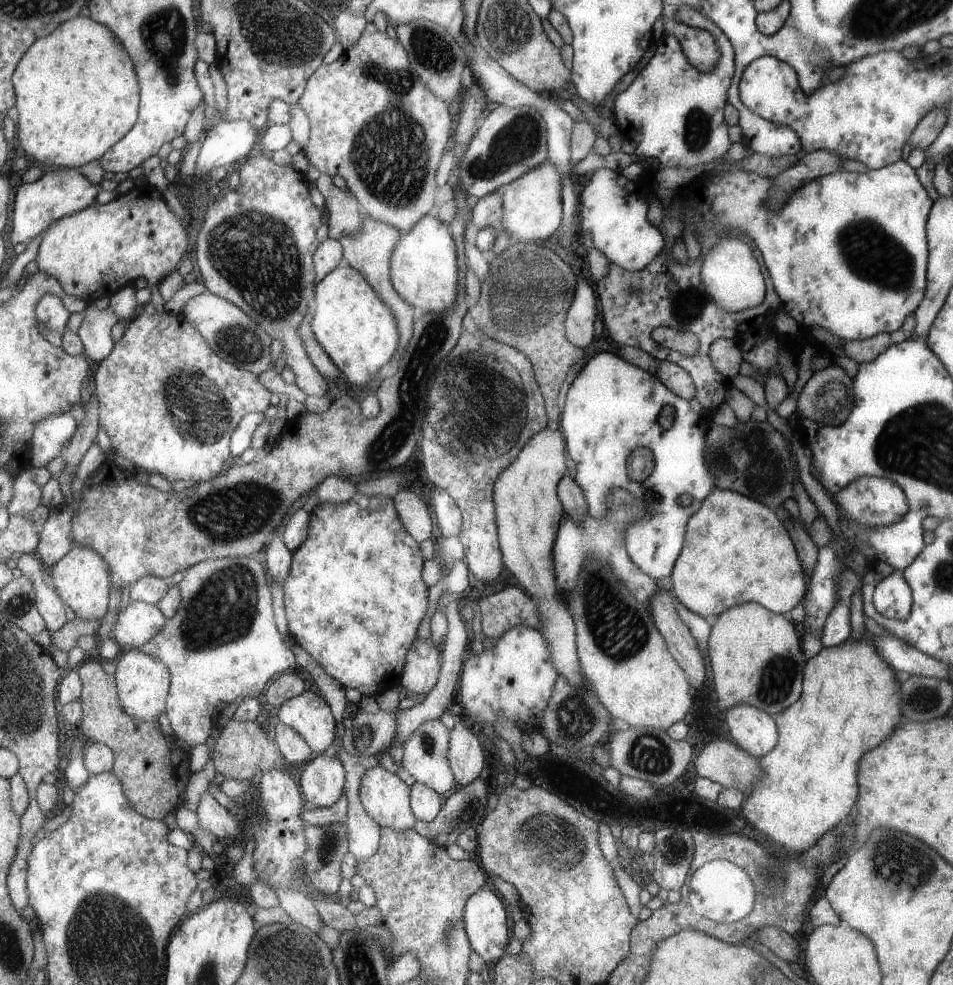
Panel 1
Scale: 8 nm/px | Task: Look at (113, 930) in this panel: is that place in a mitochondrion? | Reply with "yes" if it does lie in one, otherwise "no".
yes

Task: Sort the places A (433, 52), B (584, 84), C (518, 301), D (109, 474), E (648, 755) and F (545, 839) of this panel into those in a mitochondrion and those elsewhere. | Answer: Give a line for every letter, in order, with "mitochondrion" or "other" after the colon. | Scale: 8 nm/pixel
A: mitochondrion
B: other
C: mitochondrion
D: other
E: mitochondrion
F: mitochondrion

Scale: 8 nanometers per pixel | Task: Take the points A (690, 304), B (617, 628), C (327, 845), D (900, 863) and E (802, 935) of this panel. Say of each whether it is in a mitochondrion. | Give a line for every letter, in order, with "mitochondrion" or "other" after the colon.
A: mitochondrion
B: mitochondrion
C: mitochondrion
D: mitochondrion
E: other

